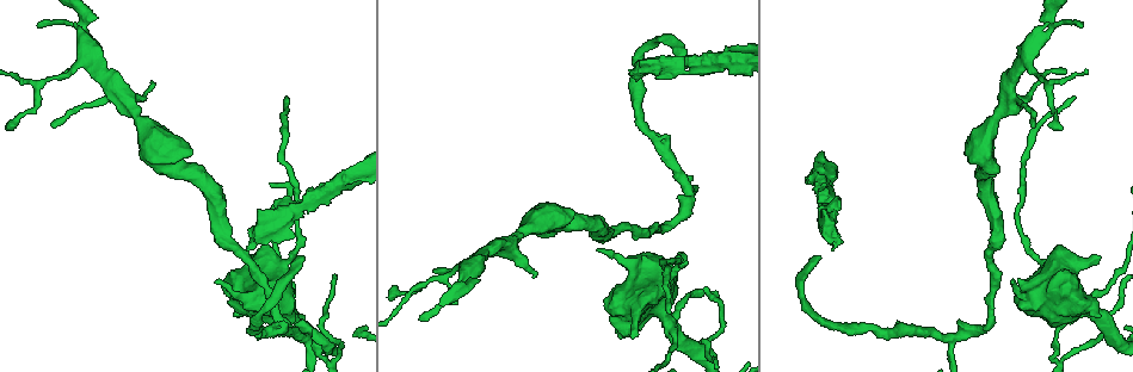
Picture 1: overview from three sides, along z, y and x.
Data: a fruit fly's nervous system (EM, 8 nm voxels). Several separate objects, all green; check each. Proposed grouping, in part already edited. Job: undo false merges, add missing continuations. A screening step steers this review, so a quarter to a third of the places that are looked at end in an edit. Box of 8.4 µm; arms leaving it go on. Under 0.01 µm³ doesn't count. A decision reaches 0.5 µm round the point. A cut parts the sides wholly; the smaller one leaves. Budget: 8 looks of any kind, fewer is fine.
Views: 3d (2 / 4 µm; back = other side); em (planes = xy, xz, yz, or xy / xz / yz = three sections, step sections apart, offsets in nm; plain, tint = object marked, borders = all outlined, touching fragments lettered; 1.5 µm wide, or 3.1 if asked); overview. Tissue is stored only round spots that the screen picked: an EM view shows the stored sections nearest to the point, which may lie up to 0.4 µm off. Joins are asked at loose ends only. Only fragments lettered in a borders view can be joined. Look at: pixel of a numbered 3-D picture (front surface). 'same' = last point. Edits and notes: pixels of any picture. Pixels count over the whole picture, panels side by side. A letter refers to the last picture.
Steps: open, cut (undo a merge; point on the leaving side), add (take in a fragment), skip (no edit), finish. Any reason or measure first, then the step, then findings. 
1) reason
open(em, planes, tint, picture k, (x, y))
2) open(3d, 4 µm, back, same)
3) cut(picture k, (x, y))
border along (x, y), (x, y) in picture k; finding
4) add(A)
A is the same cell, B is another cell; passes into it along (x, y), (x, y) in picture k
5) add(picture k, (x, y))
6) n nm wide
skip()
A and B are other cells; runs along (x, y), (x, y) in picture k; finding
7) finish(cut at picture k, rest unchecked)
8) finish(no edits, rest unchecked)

thin end
open(3d, 2 µm, picture 1, (1037, 81))

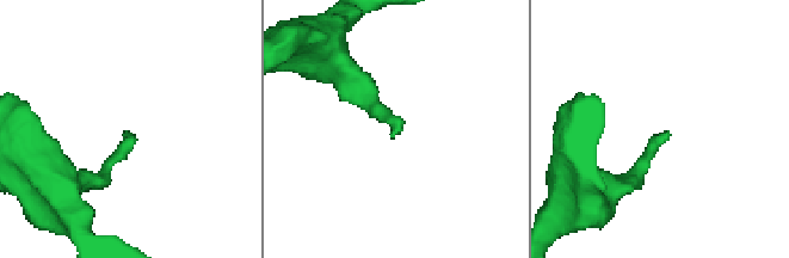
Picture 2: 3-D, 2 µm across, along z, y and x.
need the tissue
open(em, planes, borders, picture 2, (668, 135))

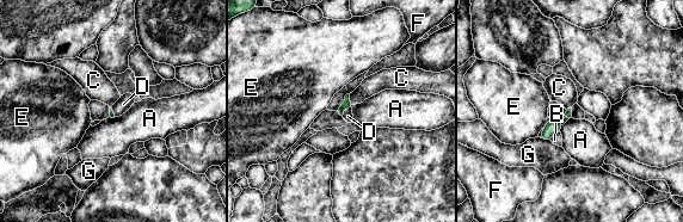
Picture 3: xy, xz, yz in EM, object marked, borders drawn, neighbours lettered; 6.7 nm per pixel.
B touches over 90 nm
add(D)
D is the same cell, A, B, C, E, F and G are other cells; passes into it along (346, 104), (345, 109), (348, 116) in picture 3; it goes on there

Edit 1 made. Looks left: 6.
open(overview)

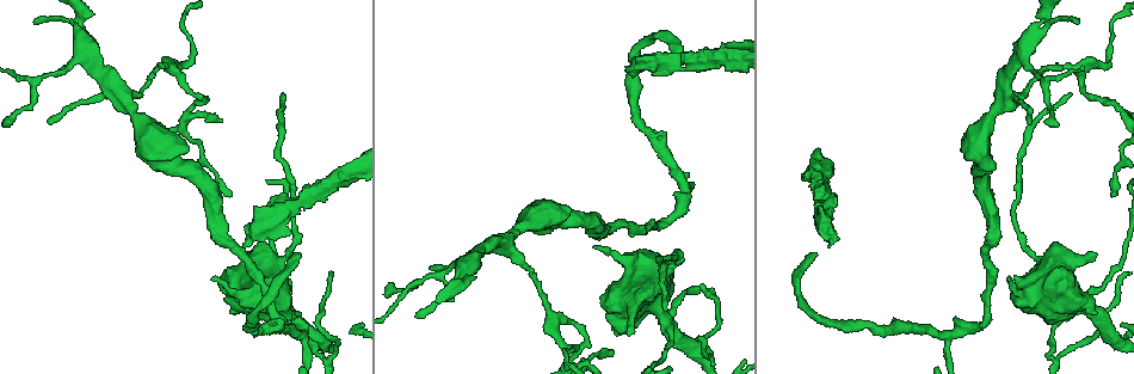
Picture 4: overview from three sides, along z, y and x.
sudden change in width
open(em, planes, plain, picture 4, (664, 320))

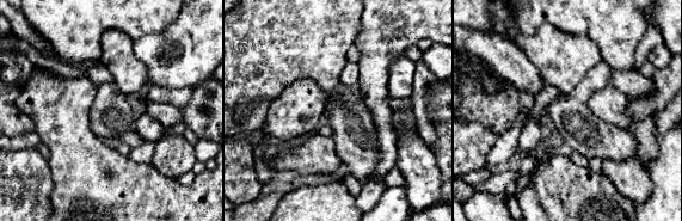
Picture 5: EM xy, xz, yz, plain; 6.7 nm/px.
open(em, planes, borders, same)

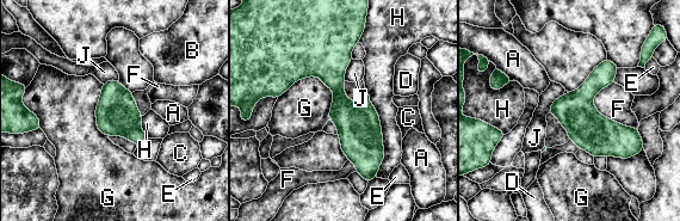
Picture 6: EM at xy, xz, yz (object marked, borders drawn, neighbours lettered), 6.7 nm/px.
260 nm wide
skip()
A, B, C, D, E, F, G, H and J are other cells; border along (334, 93), (304, 77), (278, 98) in picture 6; all the same neuron

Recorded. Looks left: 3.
thick end
open(em, yz, step 8, tint, picture 4, (569, 211))

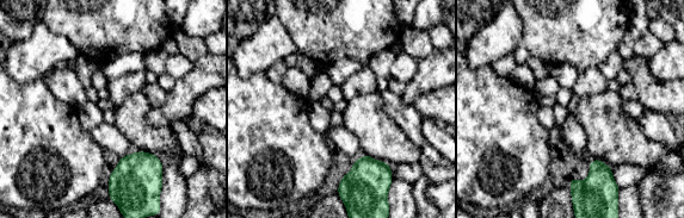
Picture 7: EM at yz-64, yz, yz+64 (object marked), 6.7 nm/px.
cut it another way
open(em, planes, borders, same)

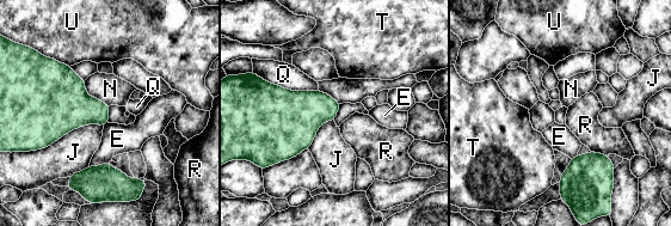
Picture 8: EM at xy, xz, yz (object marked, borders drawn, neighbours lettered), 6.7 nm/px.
skip()
E, J, N, Q, R, T and U are other cells; border along (103, 124), (84, 124), (31, 151) in picture 8; no lettered fragment goes on from it

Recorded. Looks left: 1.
finish(add at picture 3, rest unchecked)

